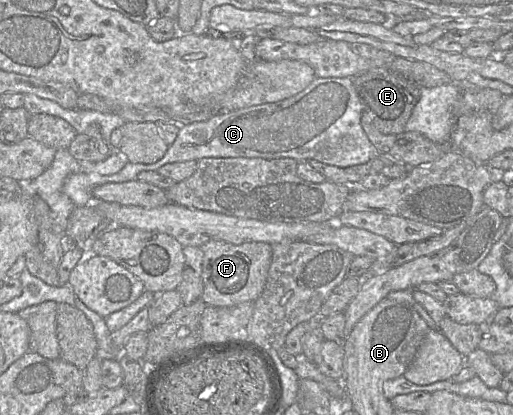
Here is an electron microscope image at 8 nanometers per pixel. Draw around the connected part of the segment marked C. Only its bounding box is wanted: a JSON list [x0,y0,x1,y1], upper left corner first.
[63,77,375,207]

